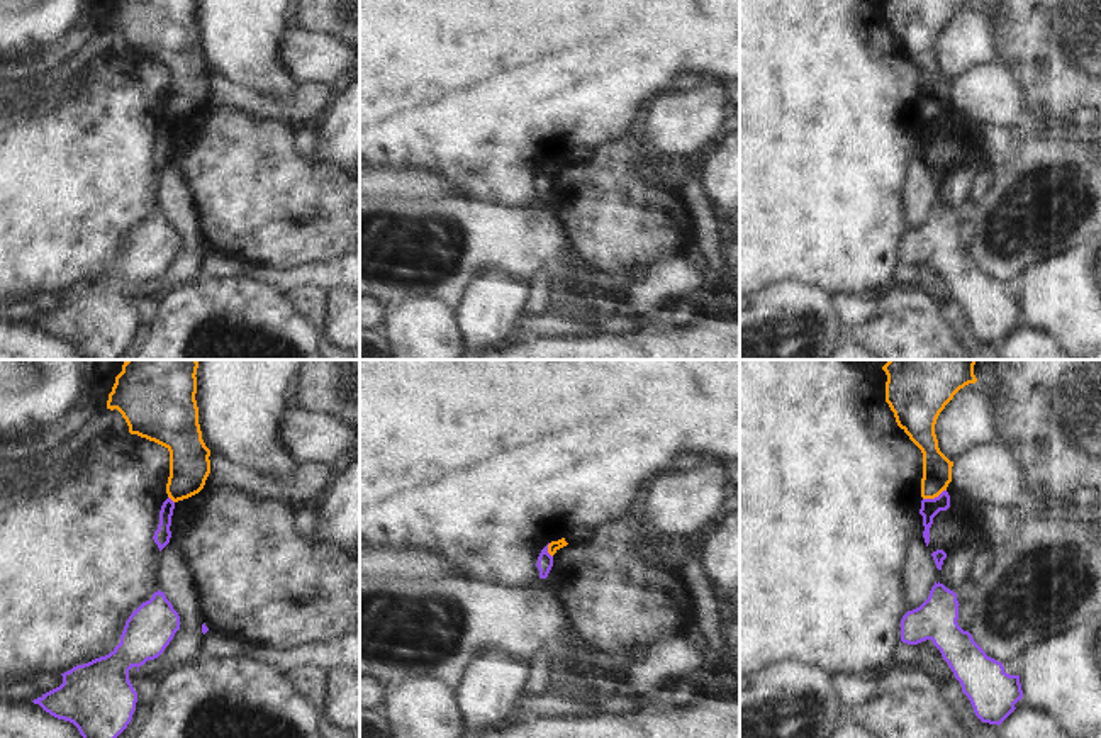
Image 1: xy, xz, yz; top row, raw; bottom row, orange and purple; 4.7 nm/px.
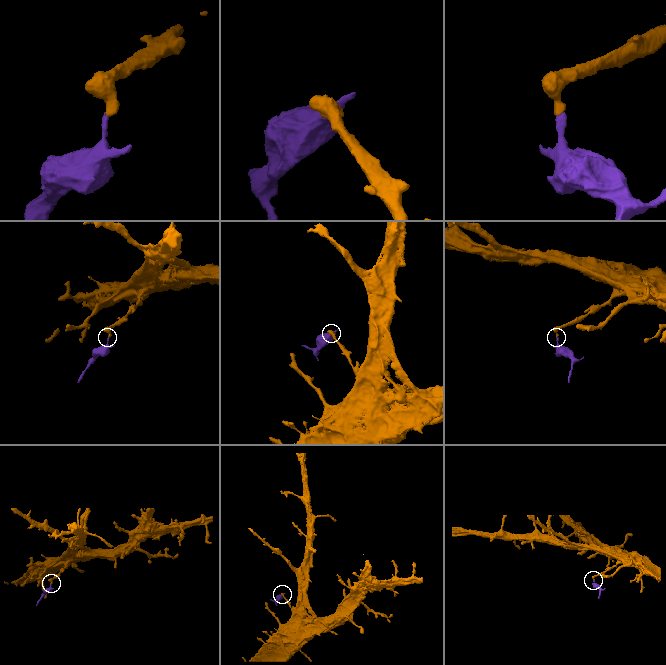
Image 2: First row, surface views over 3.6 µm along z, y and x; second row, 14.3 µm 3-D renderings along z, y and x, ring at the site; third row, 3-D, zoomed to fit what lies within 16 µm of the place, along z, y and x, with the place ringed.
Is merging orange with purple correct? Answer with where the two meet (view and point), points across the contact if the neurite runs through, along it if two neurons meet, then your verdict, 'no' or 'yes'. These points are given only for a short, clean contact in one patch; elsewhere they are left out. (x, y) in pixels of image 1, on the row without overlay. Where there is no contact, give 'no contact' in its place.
meets orange in yz at (933, 117); border along yz (945, 109), (933, 117), (923, 119); no

